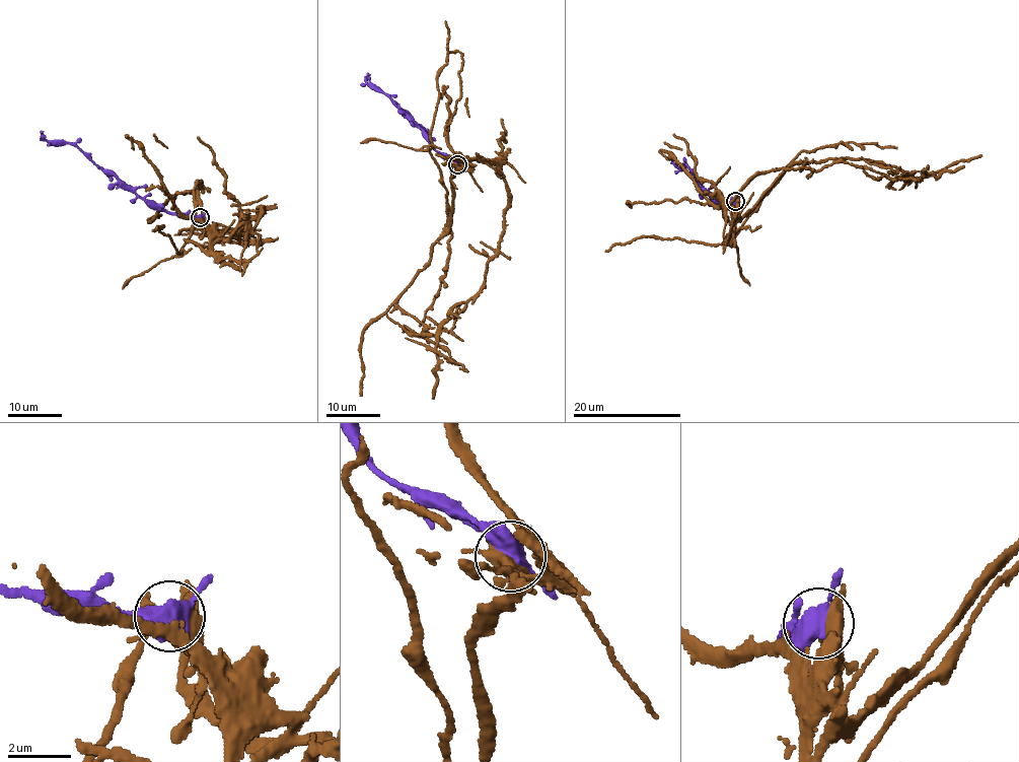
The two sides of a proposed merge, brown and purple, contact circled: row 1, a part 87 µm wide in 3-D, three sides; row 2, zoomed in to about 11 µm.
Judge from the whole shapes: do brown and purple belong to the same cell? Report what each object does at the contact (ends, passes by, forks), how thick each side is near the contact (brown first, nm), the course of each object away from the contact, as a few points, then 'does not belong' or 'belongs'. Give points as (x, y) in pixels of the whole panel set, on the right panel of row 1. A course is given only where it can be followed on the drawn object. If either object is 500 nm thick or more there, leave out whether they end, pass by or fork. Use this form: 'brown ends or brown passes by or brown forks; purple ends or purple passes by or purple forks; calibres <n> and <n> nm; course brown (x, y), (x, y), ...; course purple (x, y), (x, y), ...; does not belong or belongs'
calibres 500 and 480 nm; course brown (735, 202), (729, 221), (720, 204), (750, 180), (843, 161), (892, 179), (911, 174), (888, 186), (896, 190); course purple (734, 202), (732, 206), (718, 206), (686, 164), (681, 168), (670, 162); does not belong

